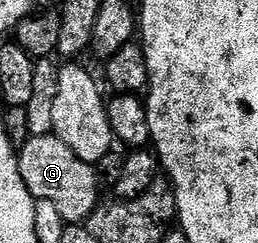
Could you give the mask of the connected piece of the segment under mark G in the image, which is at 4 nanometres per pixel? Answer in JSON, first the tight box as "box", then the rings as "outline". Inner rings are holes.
{"box":[19,135,99,226],"outline":[[[55,135],[29,136],[26,144],[19,148],[19,170],[27,190],[34,200],[50,200],[65,219],[66,225],[77,226],[88,221],[99,203],[99,172],[96,167],[83,162]]]}

